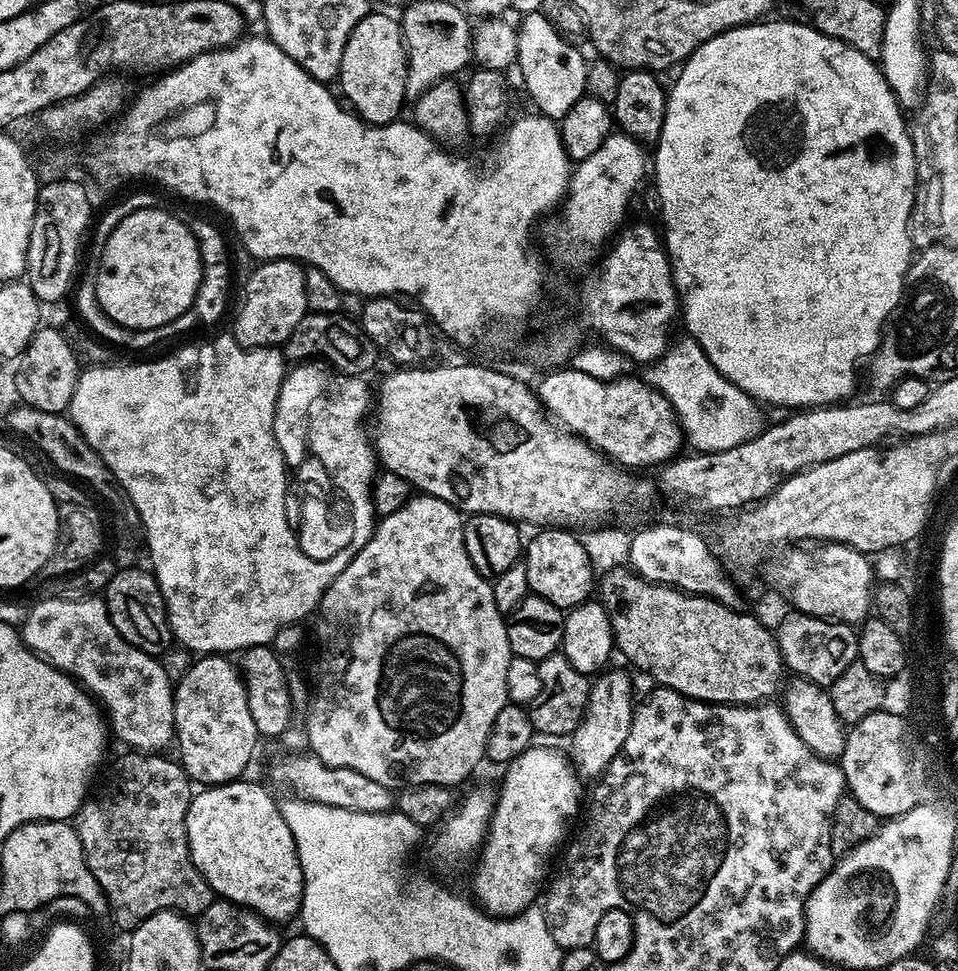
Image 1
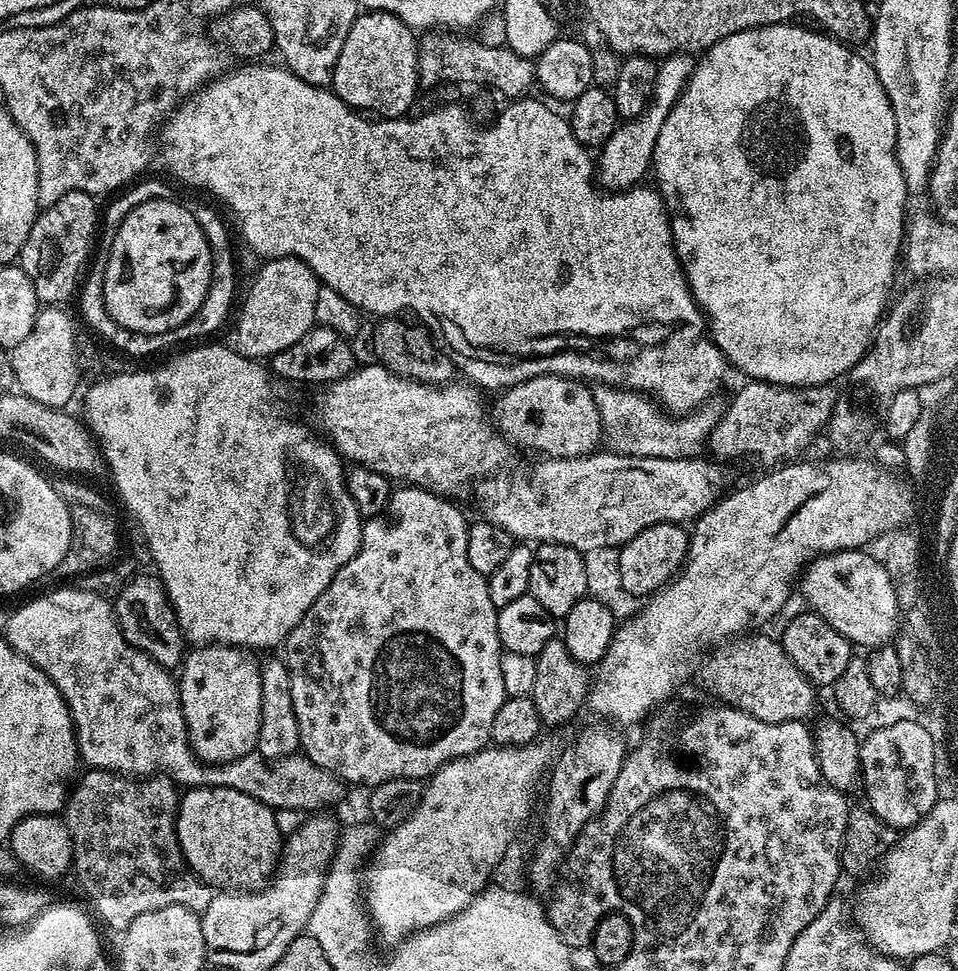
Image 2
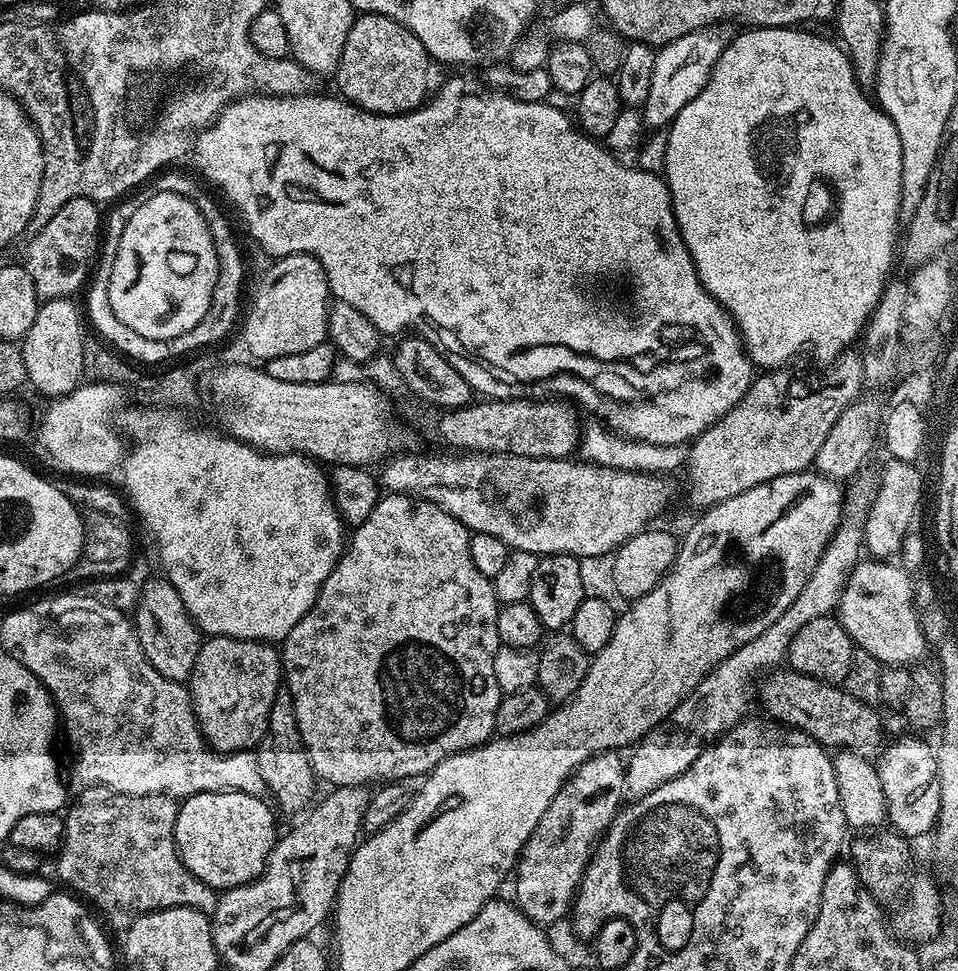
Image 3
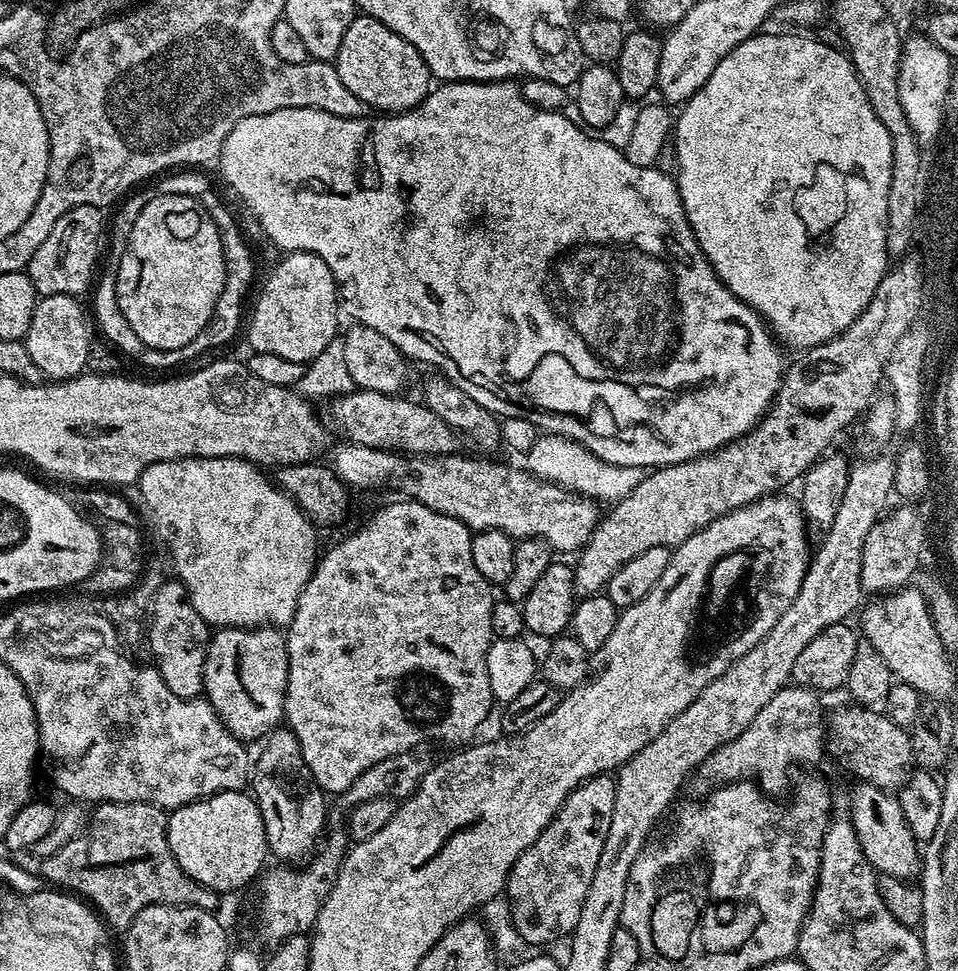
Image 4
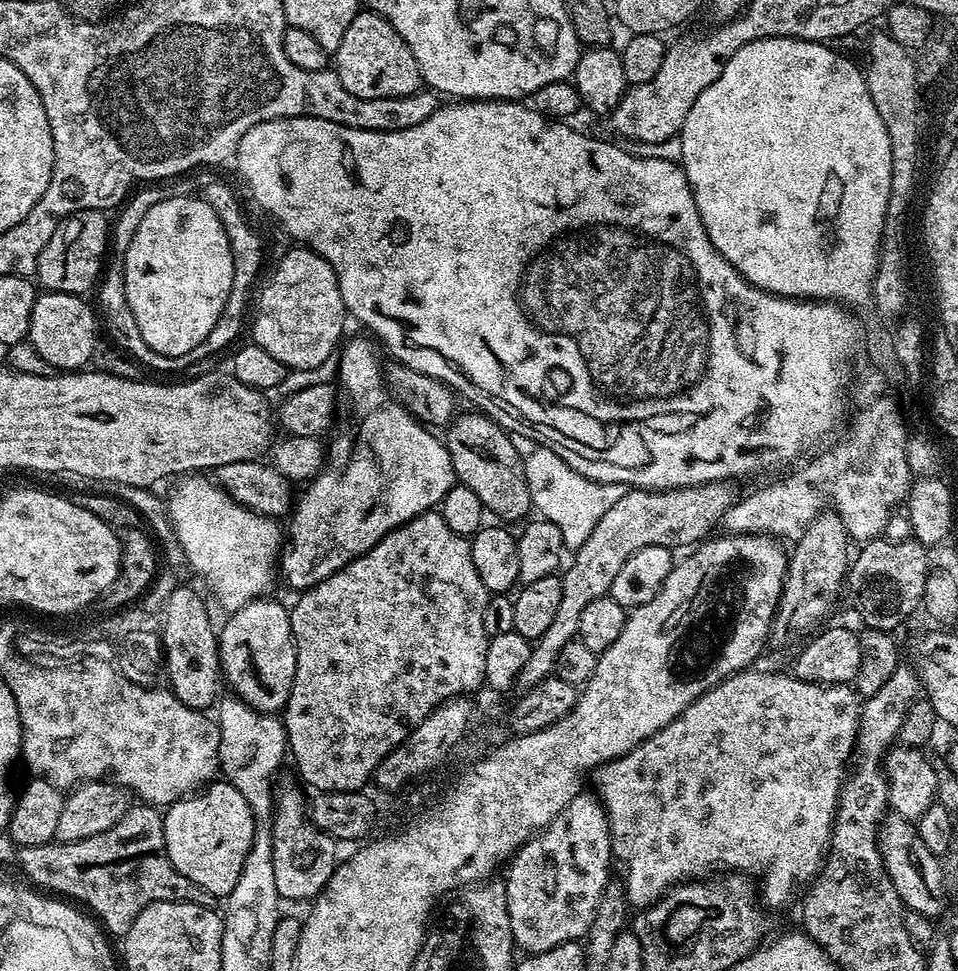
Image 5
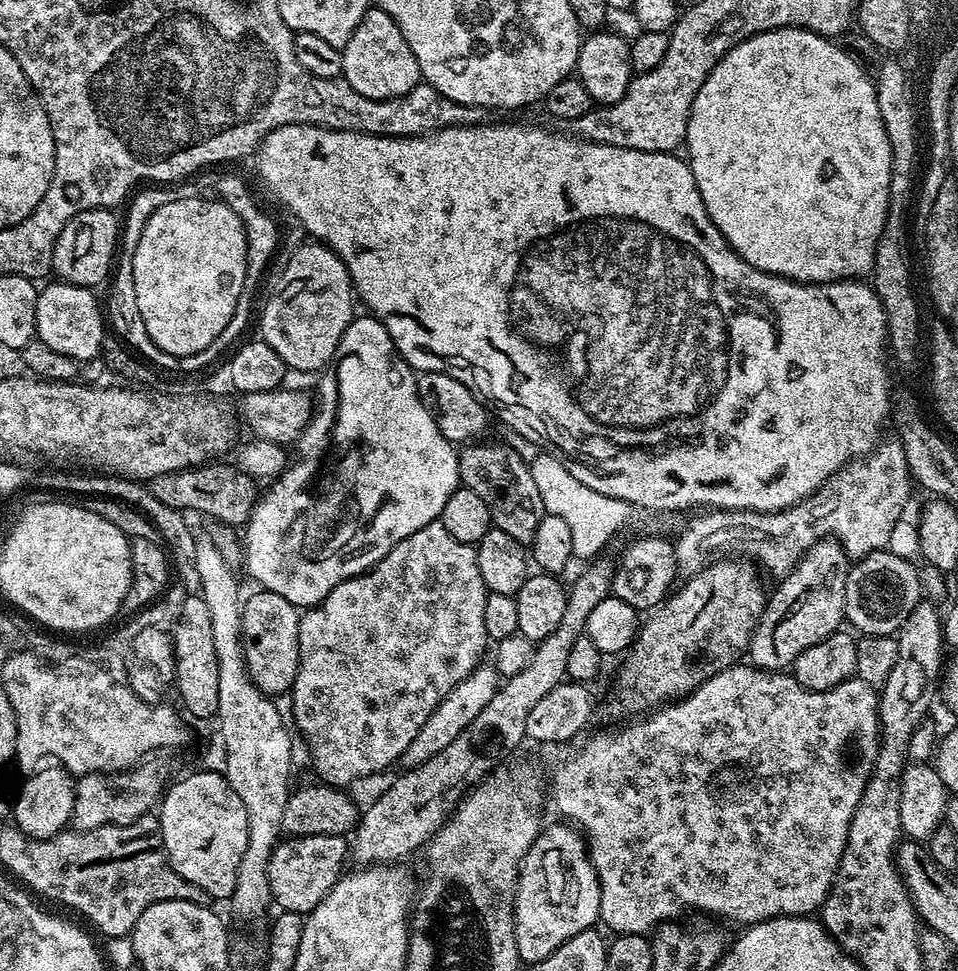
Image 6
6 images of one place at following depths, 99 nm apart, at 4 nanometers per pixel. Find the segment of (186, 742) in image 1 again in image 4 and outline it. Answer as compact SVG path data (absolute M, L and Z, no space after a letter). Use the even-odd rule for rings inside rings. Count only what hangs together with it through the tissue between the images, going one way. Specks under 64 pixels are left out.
M222 628L211 633L204 663L204 690L208 704L231 736L245 742L263 741L284 720L284 691L288 681L288 641L279 628Z

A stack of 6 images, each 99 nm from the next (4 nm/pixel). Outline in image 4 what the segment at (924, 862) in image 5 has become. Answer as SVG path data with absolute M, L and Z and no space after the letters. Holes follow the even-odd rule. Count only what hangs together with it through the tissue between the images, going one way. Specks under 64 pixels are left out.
M860 782L855 786L857 788L852 792L850 819L866 858L880 876L915 881L922 867L922 848L906 822L906 814L902 814L899 799L873 784Z

